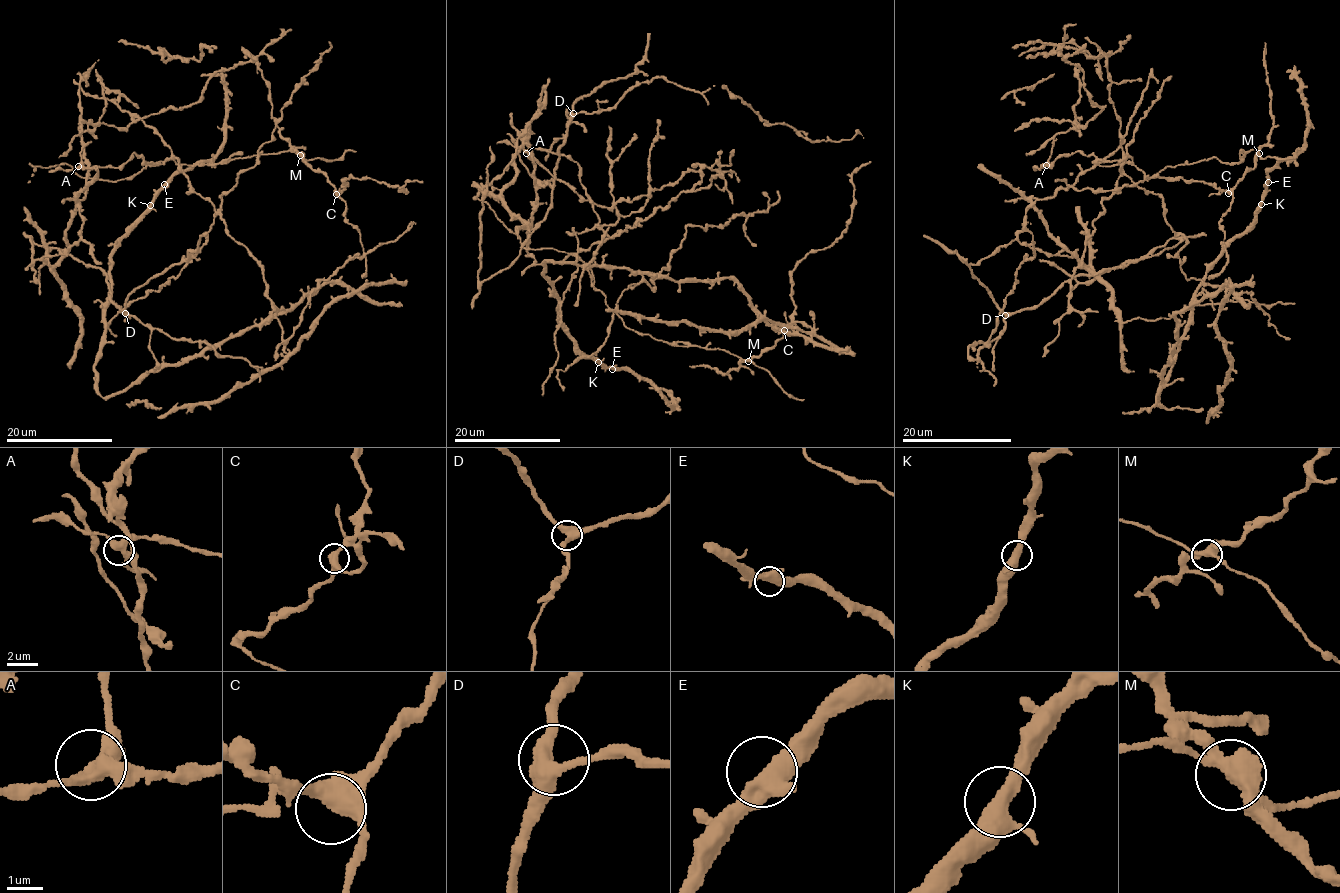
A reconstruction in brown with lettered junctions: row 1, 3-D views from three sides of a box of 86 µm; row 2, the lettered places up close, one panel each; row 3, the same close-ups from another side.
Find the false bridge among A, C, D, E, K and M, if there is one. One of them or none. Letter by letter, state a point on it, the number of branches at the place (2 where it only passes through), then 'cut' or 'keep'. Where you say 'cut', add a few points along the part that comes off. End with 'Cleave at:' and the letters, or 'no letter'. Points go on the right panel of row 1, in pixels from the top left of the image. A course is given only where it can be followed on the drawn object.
A: place (1046, 165); branches 3; keep
C: place (1228, 193); branches 3; keep
D: place (1005, 315); branches 3; keep
E: place (1268, 182); branches 3; keep
K: place (1261, 204); branches 3; keep
M: place (1259, 153); branches 3; cut; course (1259, 154), (1254, 148), (1240, 162), (1214, 158), (1166, 166), (1146, 180), (1128, 162), (1101, 166), (1091, 161)
Cleave at: M

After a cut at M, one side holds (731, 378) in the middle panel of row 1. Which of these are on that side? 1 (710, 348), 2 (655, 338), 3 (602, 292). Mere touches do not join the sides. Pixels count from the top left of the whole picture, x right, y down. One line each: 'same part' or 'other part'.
1: other part
2: other part
3: other part

